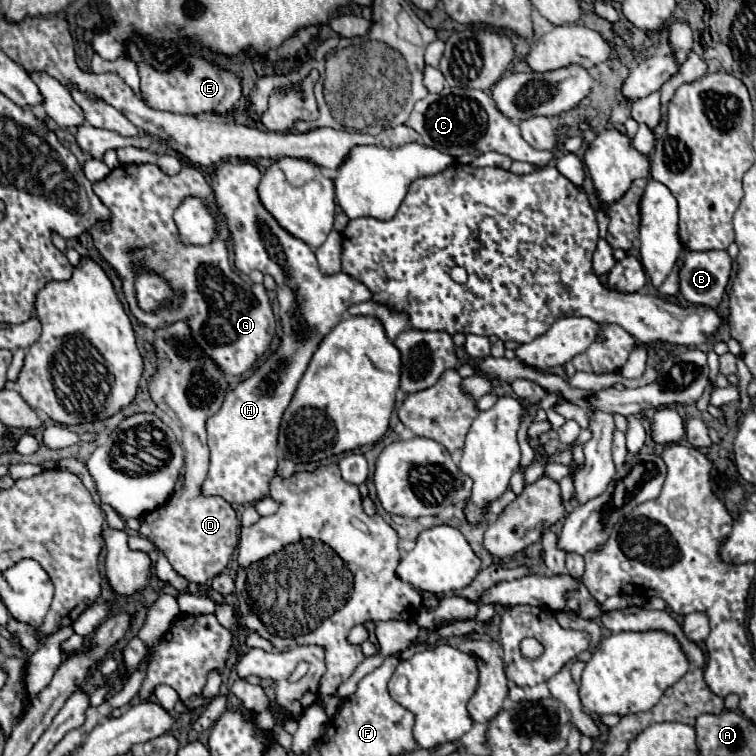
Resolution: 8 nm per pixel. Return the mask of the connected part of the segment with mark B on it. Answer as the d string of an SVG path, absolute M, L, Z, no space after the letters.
M686 251L686 261L680 269L680 291L690 303L716 309L724 297L730 273L732 273L732 259L726 251L698 251L698 253Z

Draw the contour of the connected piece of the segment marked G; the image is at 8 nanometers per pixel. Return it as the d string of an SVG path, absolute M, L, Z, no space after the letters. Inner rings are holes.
M152 163L118 165L108 173L108 177L94 183L94 193L112 211L112 219L108 223L94 225L90 235L102 257L122 277L124 293L136 319L150 329L186 319L202 353L206 353L222 369L222 373L246 373L266 353L276 335L276 319L268 293L264 285L244 281L240 273L230 265L226 251L226 225L222 225L218 241L198 247L184 245L180 241L178 227L172 219L178 201L182 201L186 193L198 193L198 197L206 197L206 193L210 193L206 177L192 165L184 165L176 175L168 175ZM134 263L138 263L146 273L156 271L156 275L170 283L170 289L184 293L180 305L176 309L160 307L152 313L140 309L134 289Z

